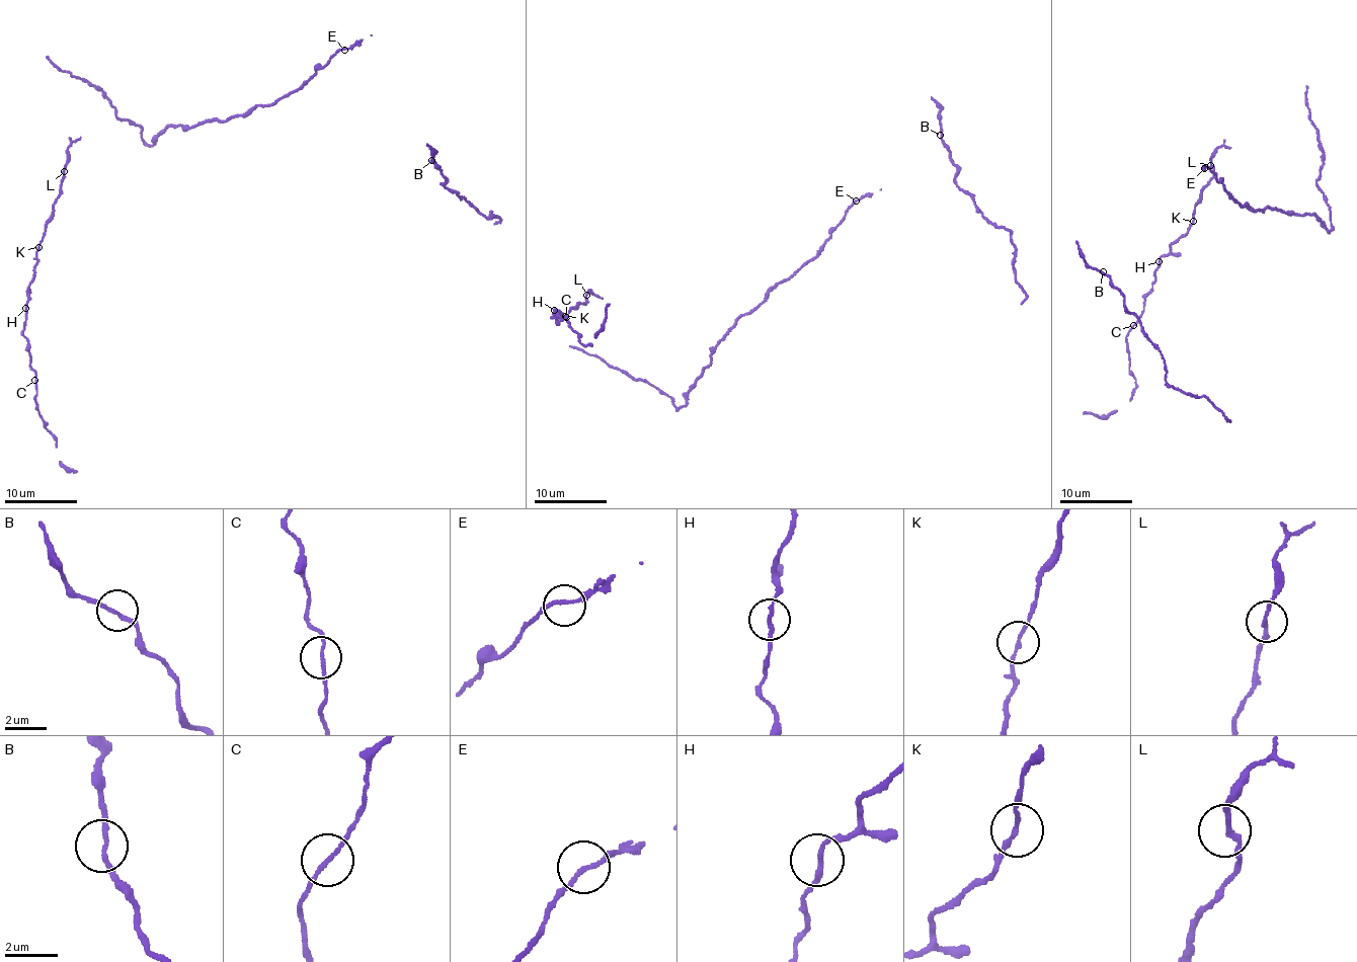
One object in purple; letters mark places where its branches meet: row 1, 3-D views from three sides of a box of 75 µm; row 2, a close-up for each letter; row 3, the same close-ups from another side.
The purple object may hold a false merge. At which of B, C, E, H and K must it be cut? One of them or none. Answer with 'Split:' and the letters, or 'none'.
Split: none

